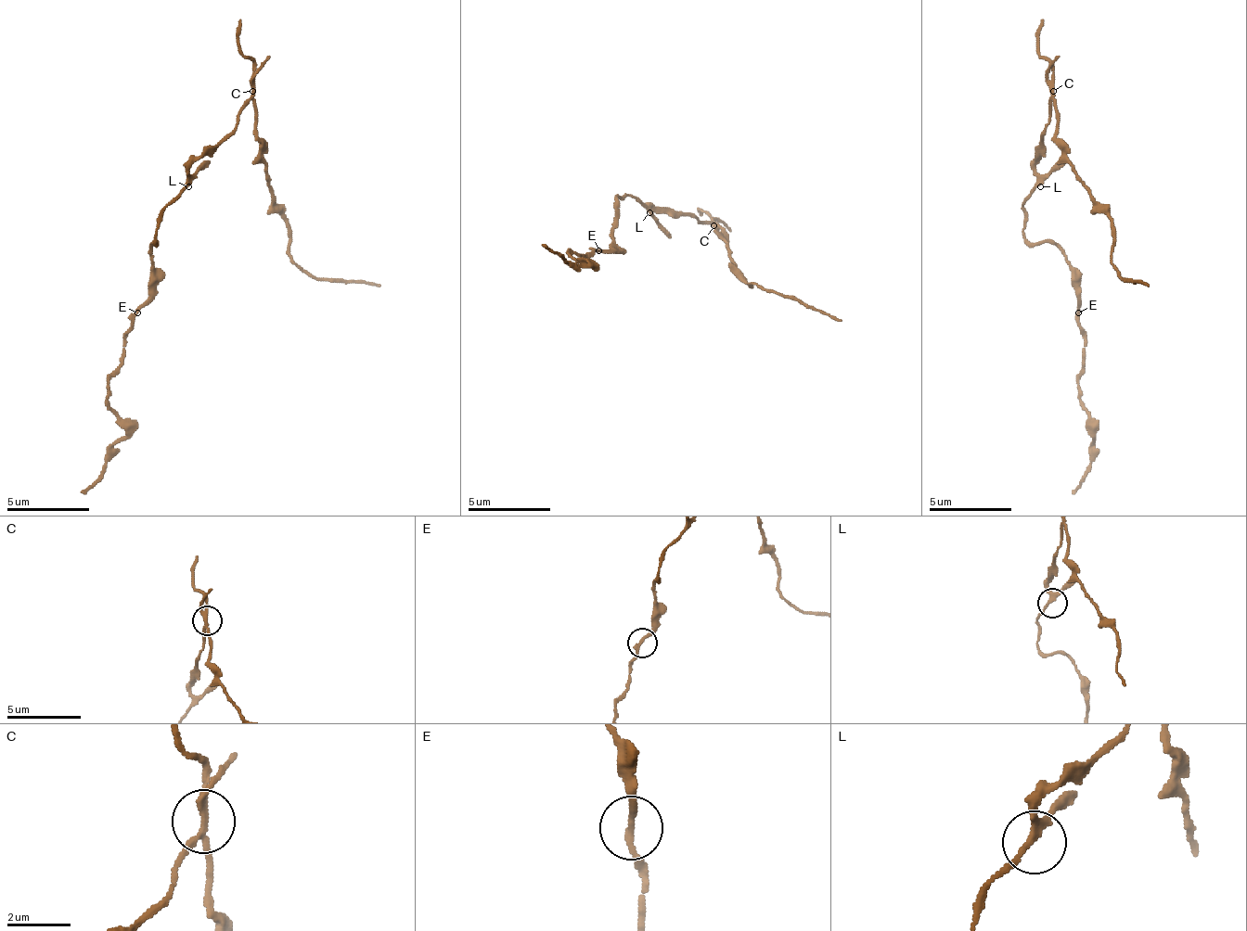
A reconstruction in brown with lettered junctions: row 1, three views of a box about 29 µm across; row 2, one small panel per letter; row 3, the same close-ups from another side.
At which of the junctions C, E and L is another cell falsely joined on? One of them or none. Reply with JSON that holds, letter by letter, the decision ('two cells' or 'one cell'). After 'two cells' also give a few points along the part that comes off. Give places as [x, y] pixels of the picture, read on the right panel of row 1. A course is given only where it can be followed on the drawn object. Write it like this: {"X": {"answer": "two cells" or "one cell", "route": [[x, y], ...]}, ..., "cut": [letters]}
{"C": {"answer": "two cells", "route": [[1052, 92], [1060, 158], [1093, 203], [1110, 220], [1114, 252], [1110, 261], [1123, 277], [1147, 286]]}, "E": {"answer": "one cell"}, "L": {"answer": "one cell"}, "cut": ["C"]}

